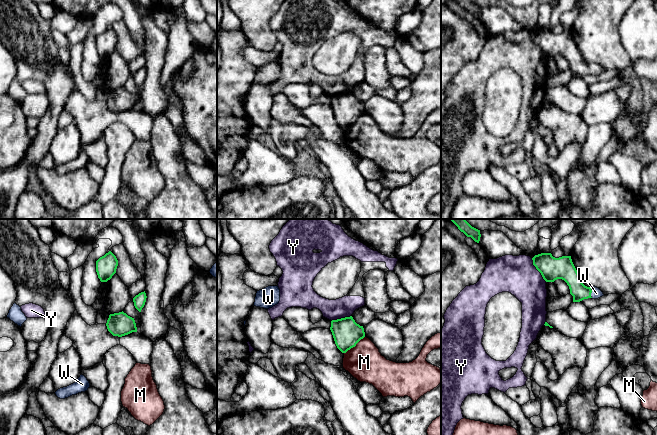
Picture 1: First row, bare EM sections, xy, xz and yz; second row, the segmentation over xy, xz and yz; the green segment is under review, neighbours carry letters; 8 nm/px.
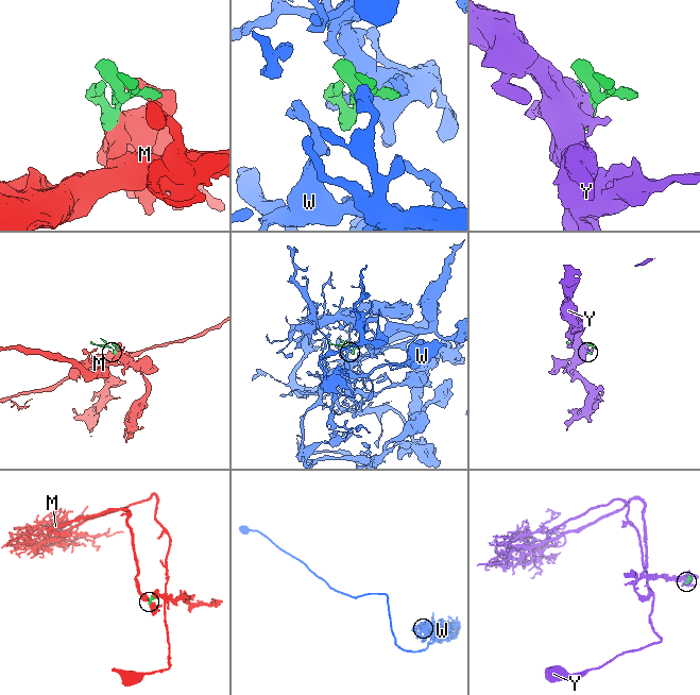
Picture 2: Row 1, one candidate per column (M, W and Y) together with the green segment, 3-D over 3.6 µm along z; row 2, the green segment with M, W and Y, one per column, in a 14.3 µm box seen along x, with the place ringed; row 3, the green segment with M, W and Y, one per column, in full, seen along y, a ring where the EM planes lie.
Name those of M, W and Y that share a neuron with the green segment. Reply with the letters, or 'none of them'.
W

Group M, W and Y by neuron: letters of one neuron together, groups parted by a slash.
M / W / Y

